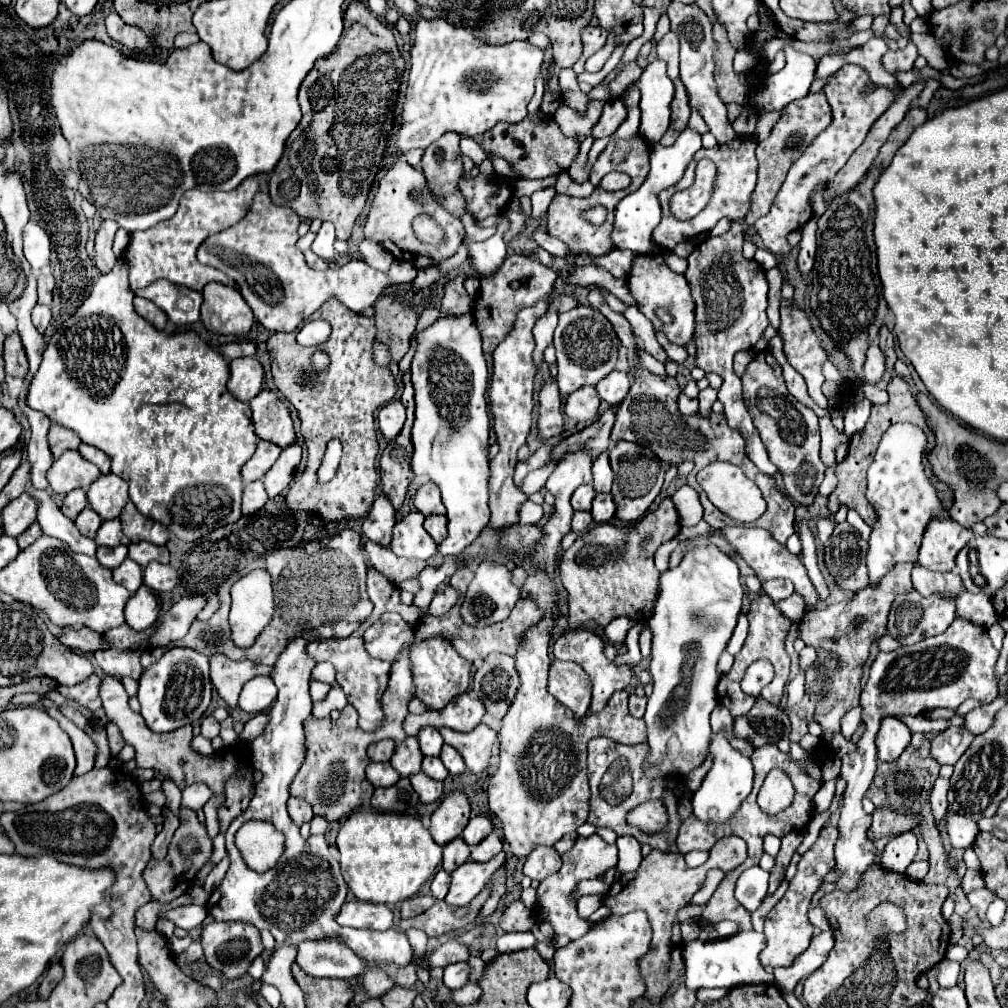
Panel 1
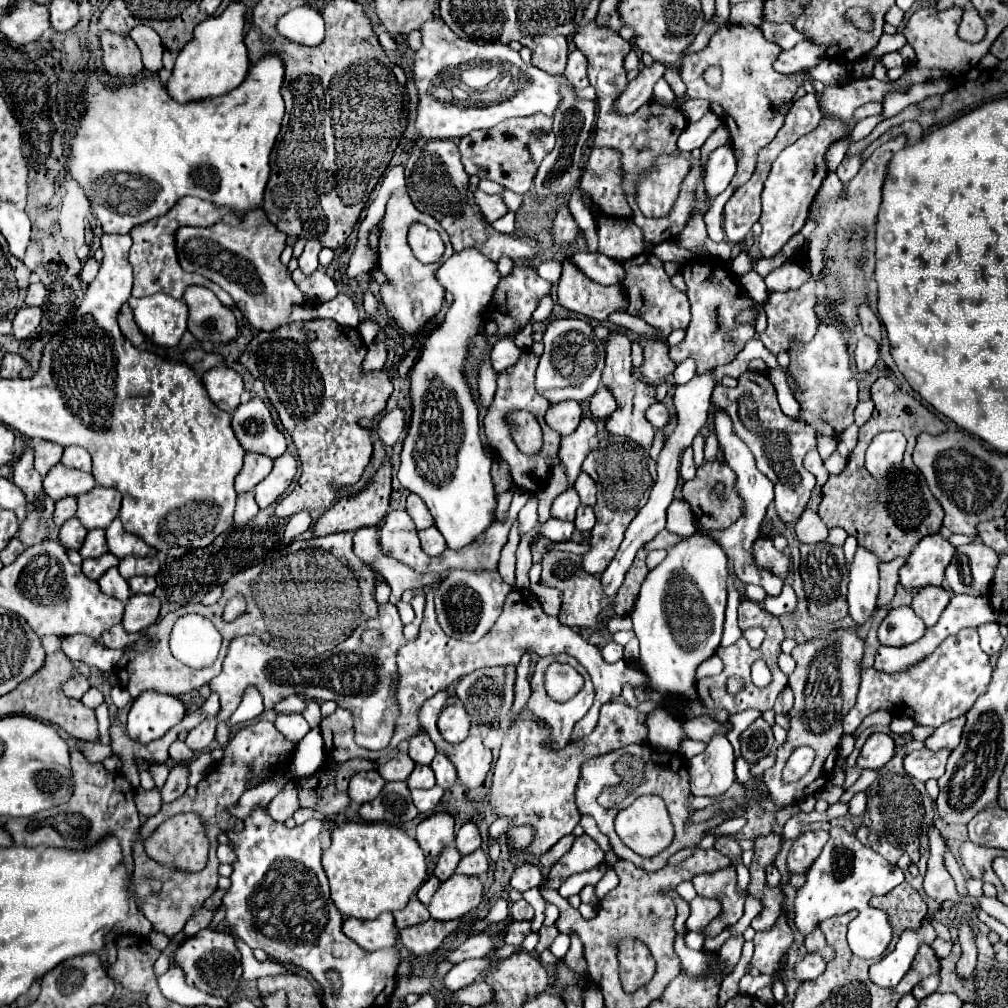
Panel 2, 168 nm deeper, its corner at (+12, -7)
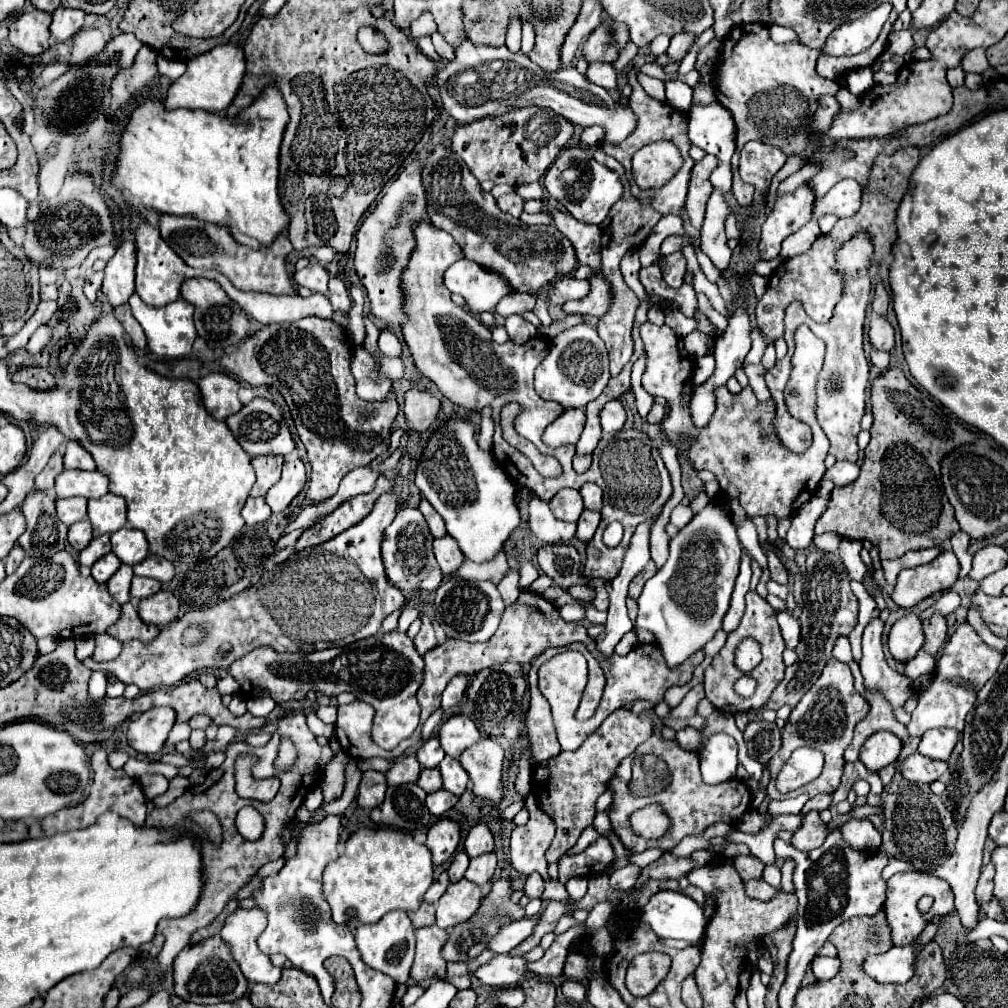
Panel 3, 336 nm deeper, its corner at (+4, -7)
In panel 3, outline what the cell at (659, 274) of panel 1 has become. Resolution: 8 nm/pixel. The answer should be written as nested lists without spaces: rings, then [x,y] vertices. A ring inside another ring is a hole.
[[[675,252],[671,256],[665,258],[663,266],[661,266],[663,278],[671,288],[679,288],[683,284],[683,276],[687,272],[687,260],[681,252]]]

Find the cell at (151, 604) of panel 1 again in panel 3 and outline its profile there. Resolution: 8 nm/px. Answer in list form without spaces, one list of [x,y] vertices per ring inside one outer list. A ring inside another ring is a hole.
[[[159,590],[157,594],[145,598],[139,604],[139,616],[145,618],[147,624],[155,624],[159,628],[167,626],[179,614],[179,600],[169,590]]]

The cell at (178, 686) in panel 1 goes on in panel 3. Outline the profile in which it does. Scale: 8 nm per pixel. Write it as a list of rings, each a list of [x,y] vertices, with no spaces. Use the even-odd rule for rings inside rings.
[[[151,708],[129,724],[127,742],[139,754],[157,754],[175,724],[173,708]]]

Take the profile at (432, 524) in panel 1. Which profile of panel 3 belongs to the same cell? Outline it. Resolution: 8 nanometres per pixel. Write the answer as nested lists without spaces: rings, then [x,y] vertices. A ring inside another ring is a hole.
[[[445,536],[445,538],[435,540],[433,548],[435,548],[435,558],[443,570],[443,576],[453,576],[465,560],[457,542],[451,536]]]

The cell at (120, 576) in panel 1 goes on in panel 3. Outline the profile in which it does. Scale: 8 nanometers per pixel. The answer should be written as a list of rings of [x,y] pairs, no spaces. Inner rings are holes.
[[[123,564],[107,582],[109,586],[109,594],[119,602],[129,602],[129,586],[131,586],[131,578],[133,578],[133,570],[131,566]]]

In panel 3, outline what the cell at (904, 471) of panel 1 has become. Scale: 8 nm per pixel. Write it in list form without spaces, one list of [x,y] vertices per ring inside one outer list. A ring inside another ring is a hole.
[[[879,618],[869,622],[863,632],[863,658],[859,662],[863,686],[869,692],[881,692],[891,702],[895,718],[906,725],[910,722],[911,715],[903,710],[903,704],[915,696],[915,688],[909,678],[887,666],[881,648],[881,632],[883,622]]]

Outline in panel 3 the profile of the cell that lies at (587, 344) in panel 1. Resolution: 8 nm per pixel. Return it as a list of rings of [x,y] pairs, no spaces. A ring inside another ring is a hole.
[[[577,324],[553,338],[547,358],[535,370],[535,390],[543,400],[553,400],[563,408],[585,408],[609,382],[609,356],[597,330]]]

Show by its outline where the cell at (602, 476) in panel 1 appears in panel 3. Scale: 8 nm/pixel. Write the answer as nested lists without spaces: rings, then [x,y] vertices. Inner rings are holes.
[[[583,484],[579,492],[585,500],[587,510],[595,510],[595,512],[601,510],[601,488],[597,484]]]

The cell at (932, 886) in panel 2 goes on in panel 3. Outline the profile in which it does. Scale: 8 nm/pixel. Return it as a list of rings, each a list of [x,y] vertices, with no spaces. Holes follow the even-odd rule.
[[[897,873],[887,880],[885,894],[887,894],[887,900],[885,900],[883,908],[885,908],[885,916],[887,916],[887,926],[891,930],[893,946],[909,946],[935,916],[943,916],[953,910],[953,892],[951,892],[949,884],[937,876],[929,876],[927,873]],[[921,896],[933,896],[933,900],[935,900],[931,910],[925,914],[919,912],[919,908],[917,908],[917,902]]]

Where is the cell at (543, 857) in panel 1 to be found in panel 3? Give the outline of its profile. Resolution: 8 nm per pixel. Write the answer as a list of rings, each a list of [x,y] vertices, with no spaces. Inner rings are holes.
[[[529,874],[527,876],[527,882],[525,882],[525,896],[529,896],[529,898],[541,898],[541,894],[543,894],[543,878],[541,878],[541,874]]]

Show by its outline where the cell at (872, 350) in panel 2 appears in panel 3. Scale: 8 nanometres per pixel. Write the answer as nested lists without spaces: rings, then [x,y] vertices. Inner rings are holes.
[[[873,316],[869,322],[871,344],[879,350],[891,350],[895,344],[895,330],[885,316]]]

